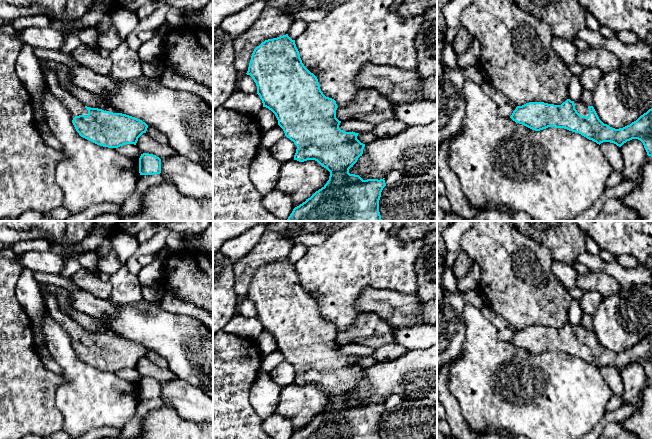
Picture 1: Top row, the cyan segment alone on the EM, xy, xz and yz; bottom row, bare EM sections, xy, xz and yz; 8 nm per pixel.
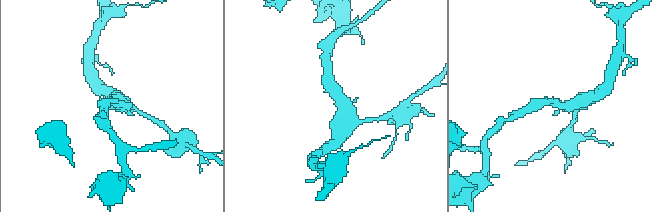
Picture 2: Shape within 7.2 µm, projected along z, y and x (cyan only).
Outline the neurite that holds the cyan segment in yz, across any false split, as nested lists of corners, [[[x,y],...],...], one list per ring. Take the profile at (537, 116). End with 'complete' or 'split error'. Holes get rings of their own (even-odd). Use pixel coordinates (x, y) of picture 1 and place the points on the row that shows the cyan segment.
[[[567,99],[561,105],[529,102],[517,106],[510,118],[535,131],[548,127],[564,128],[599,145],[610,142],[621,147],[627,141],[638,139],[643,143],[647,155],[652,157],[652,108],[630,125],[619,129],[604,124],[594,107],[587,107],[581,100]]]; split error

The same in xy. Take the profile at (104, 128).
[[[40,63],[49,89],[71,114],[72,123],[79,135],[97,145],[118,148],[126,144],[136,145],[138,138],[146,133],[148,125],[140,119],[90,108],[59,85],[57,74]]]; split error

